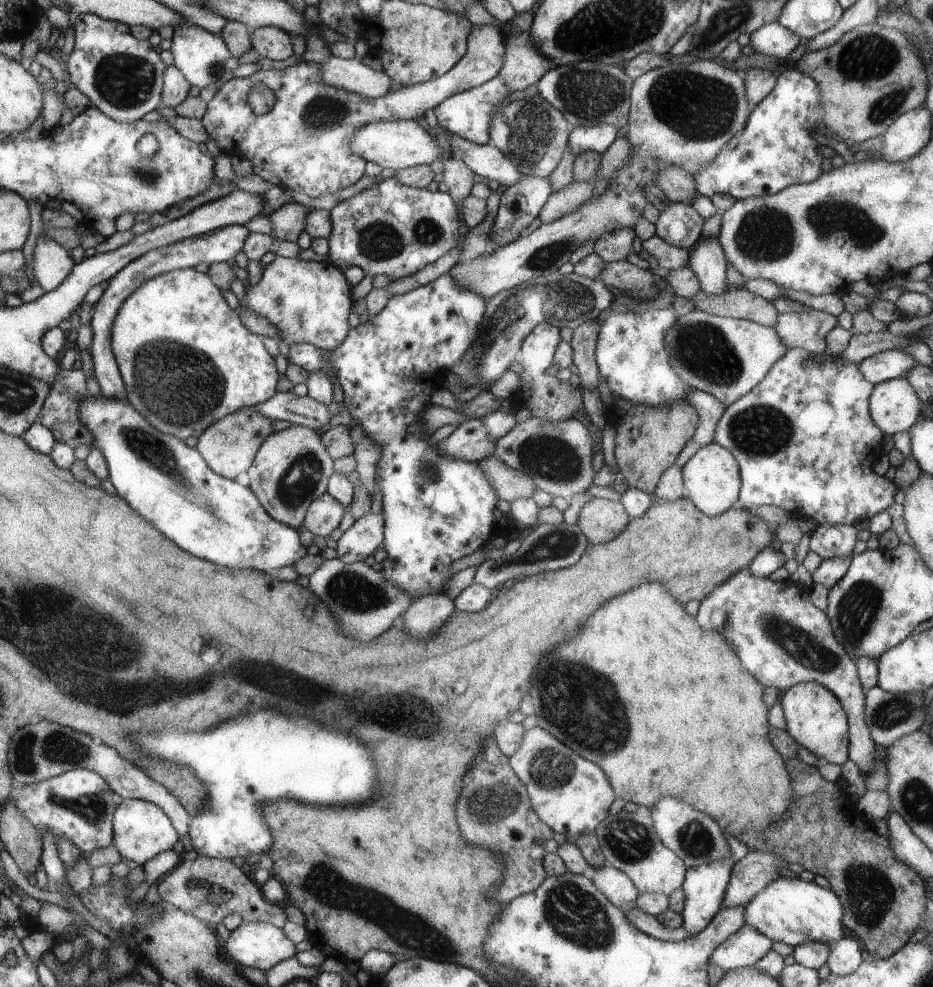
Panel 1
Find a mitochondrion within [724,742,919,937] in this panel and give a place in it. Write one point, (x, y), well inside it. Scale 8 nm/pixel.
(869, 892)

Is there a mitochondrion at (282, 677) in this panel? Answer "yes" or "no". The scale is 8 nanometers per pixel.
yes

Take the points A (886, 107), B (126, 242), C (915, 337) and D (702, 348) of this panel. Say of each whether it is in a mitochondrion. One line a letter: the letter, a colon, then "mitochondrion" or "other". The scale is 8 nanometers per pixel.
A: mitochondrion
B: other
C: other
D: mitochondrion

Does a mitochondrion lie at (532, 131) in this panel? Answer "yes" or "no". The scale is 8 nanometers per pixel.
yes

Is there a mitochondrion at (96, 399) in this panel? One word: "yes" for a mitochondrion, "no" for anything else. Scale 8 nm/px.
no

